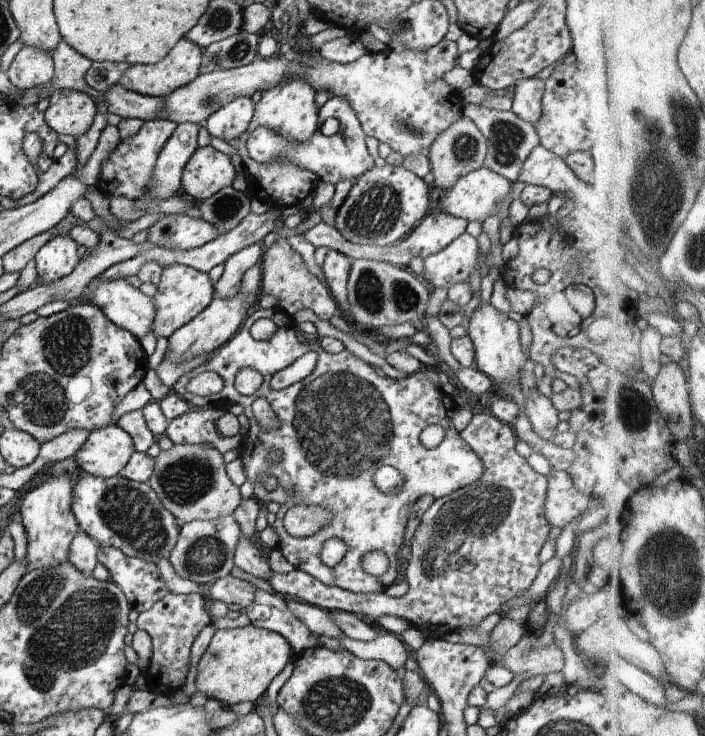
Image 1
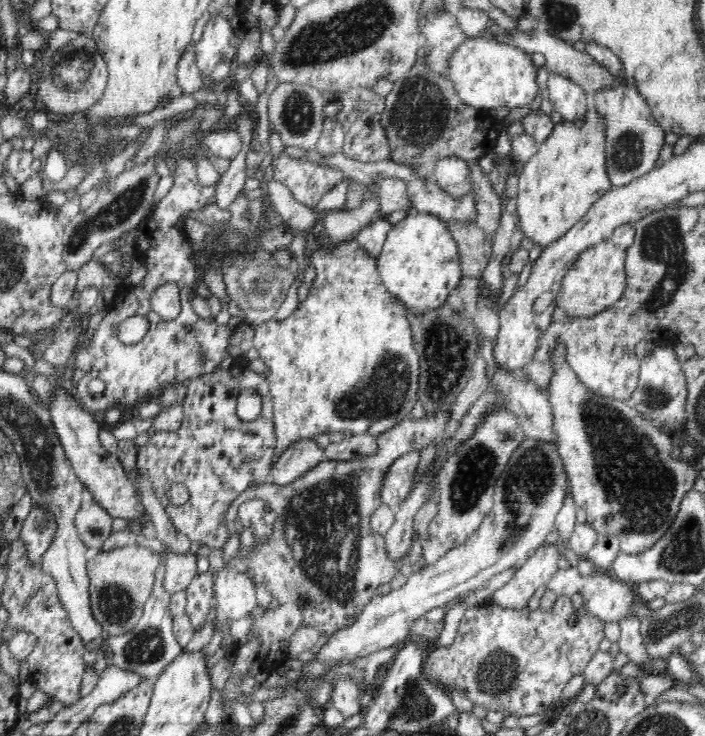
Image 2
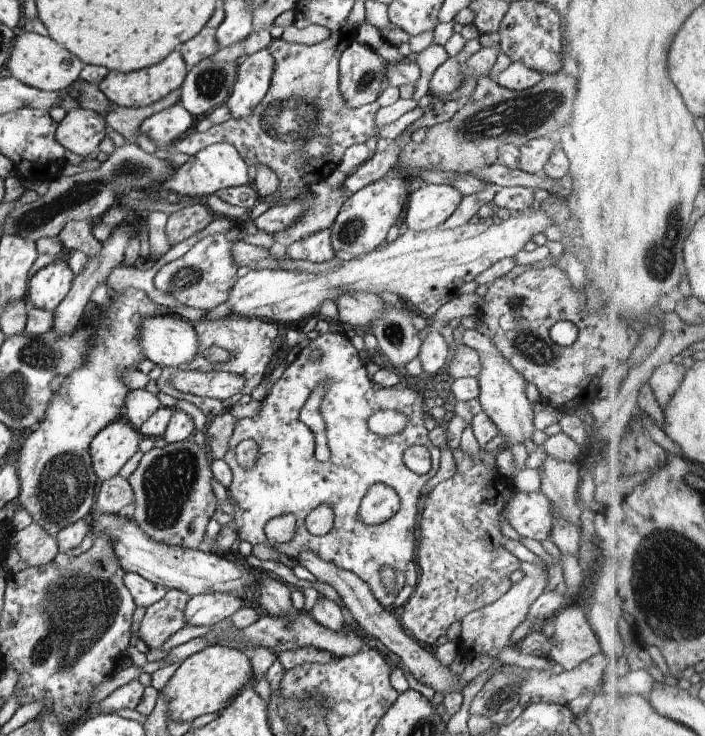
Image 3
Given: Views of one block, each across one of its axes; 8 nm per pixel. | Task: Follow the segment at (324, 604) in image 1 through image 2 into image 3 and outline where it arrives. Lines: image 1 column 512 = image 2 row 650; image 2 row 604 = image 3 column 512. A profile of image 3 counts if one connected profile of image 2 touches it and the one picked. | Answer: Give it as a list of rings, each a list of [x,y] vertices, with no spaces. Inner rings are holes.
[[[436,426],[428,434],[429,440],[441,451],[454,453],[457,473],[449,480],[436,485],[422,503],[422,520],[420,520],[420,546],[418,546],[418,567],[420,578],[412,596],[398,611],[399,620],[404,630],[416,641],[426,646],[434,646],[441,636],[445,636],[448,628],[460,621],[466,614],[492,606],[502,596],[505,596],[512,586],[511,574],[525,568],[514,554],[504,546],[509,539],[500,530],[500,520],[507,519],[508,500],[514,496],[513,484],[498,472],[498,466],[486,466],[482,460],[462,458],[470,456],[459,446],[451,450],[448,445],[447,431],[442,426]]]

